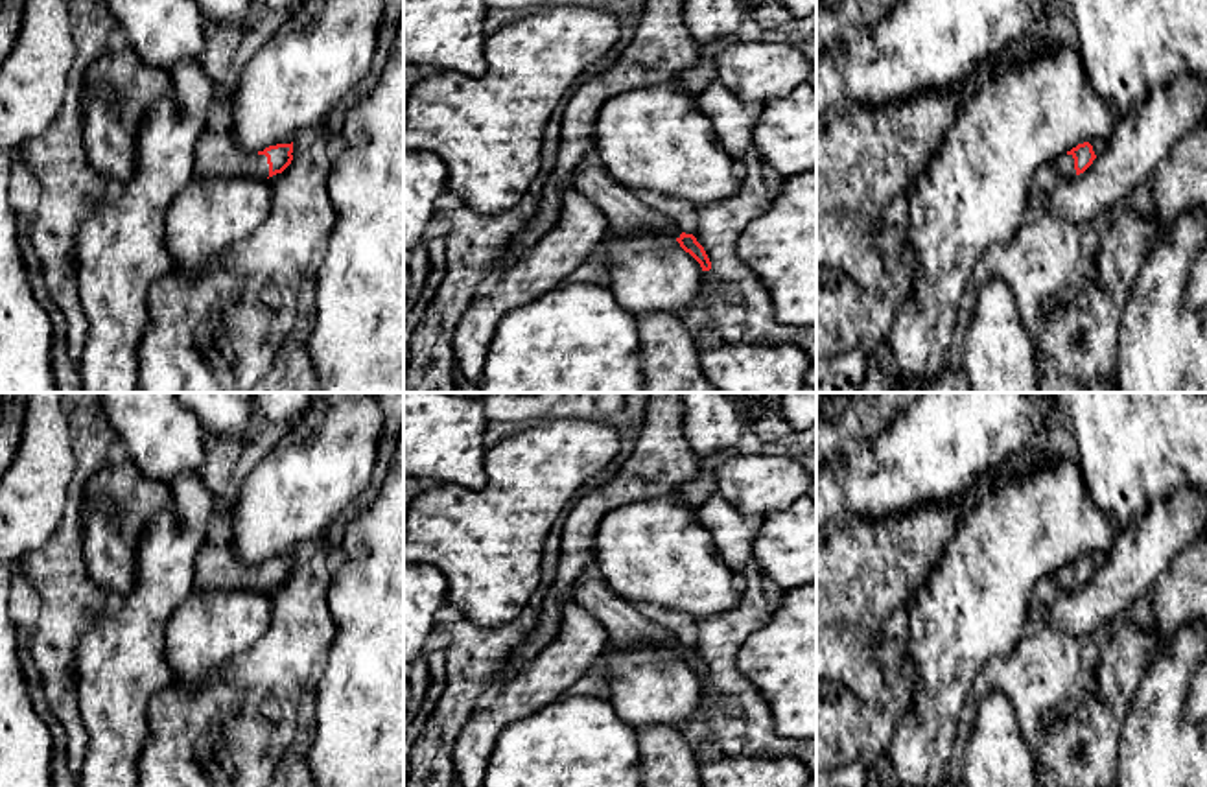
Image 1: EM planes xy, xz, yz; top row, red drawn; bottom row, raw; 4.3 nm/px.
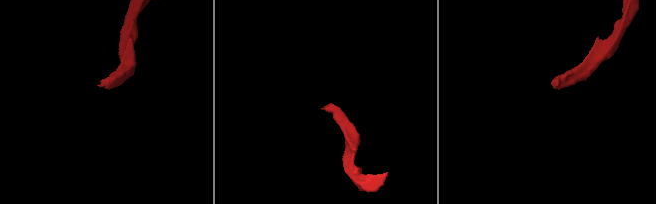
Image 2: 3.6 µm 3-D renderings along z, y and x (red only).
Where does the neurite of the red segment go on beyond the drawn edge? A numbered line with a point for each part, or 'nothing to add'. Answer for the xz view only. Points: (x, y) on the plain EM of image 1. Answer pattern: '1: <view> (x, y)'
1: xz (625, 625)

